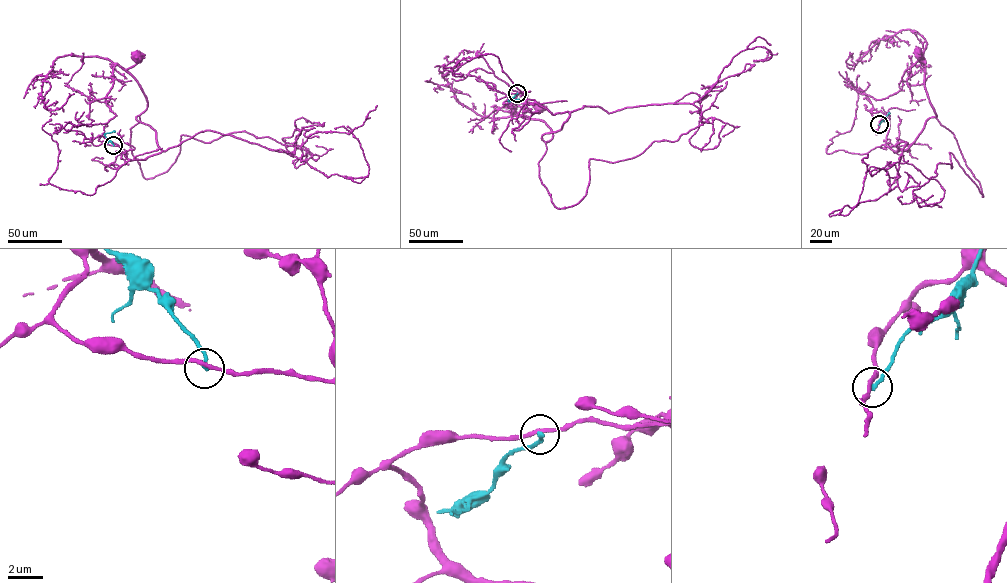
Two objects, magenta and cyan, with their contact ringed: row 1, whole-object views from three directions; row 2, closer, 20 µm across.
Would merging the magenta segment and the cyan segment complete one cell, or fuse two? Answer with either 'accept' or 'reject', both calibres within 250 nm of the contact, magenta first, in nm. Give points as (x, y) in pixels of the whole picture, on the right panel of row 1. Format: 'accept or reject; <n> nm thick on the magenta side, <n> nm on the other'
reject; 220 nm thick on the magenta side, 220 nm on the other

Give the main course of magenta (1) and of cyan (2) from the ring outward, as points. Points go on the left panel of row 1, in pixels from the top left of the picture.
1: (113, 145), (130, 160), (164, 151), (154, 130), (136, 119), (147, 100), (126, 69), (137, 57)
2: (113, 146), (104, 134), (115, 131)

